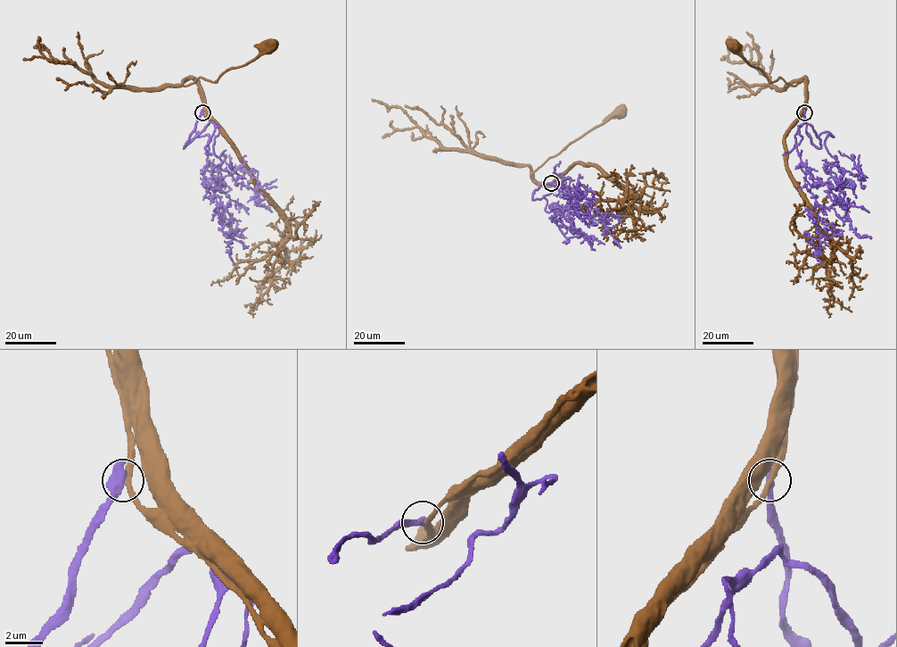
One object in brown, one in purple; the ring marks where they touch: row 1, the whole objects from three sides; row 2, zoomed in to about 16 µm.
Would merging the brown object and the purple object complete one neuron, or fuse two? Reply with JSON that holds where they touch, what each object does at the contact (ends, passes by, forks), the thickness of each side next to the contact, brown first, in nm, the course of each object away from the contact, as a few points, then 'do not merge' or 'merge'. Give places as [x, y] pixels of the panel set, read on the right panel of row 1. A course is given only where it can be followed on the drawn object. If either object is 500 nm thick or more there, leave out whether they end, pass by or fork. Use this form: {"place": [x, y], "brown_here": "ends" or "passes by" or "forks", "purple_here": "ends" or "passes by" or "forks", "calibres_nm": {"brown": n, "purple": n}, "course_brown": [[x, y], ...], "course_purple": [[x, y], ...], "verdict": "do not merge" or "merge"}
{"place": [804, 112], "brown_here": "passes by", "purple_here": "ends", "calibres_nm": {"brown": 280, "purple": 440}, "course_brown": [[804, 112], [806, 79], [795, 86], [786, 83], [780, 77], [771, 81], [759, 68], [752, 66], [735, 45]], "course_purple": [[804, 112], [820, 141], [798, 127], [799, 164], [825, 211], [810, 244], [819, 264]], "verdict": "do not merge"}

